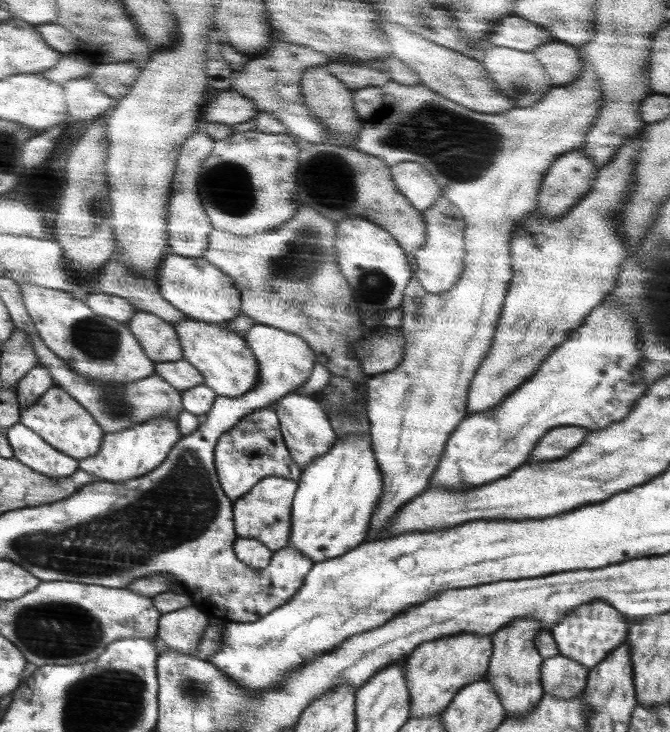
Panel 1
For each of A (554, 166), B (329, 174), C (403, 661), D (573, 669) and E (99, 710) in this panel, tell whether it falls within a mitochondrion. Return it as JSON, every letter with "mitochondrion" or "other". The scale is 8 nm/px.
{"A":"other","B":"mitochondrion","C":"other","D":"other","E":"mitochondrion"}

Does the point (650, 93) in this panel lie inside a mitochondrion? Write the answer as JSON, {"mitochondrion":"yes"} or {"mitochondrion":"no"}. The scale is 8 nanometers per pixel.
{"mitochondrion":"no"}

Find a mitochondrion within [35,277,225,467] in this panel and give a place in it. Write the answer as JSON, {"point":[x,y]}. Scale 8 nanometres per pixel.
{"point":[92,337]}

